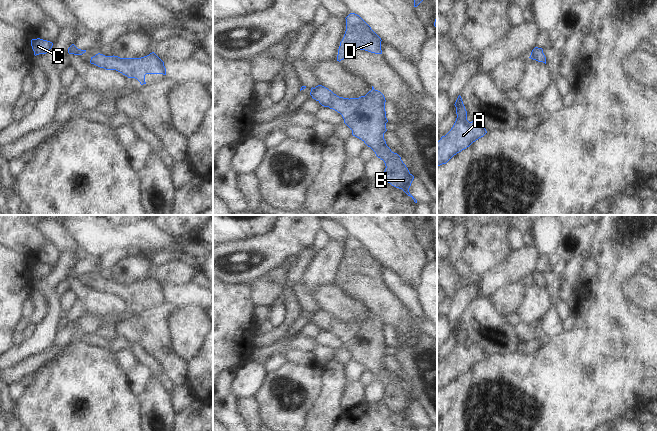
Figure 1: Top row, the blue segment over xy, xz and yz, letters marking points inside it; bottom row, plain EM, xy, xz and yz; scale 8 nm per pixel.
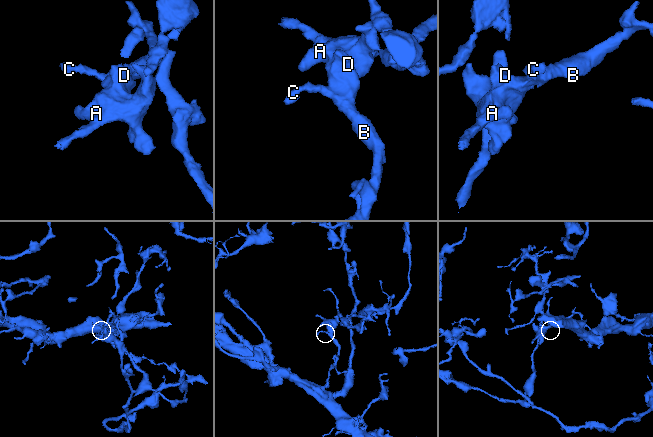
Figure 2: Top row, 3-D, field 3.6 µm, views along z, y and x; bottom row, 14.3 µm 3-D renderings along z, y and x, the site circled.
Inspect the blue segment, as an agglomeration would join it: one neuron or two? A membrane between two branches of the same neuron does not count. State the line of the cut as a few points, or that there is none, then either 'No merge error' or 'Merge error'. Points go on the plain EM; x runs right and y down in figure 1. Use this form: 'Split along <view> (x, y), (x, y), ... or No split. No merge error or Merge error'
No split. No merge error.

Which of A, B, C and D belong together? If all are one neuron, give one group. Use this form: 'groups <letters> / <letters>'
groups A B C D

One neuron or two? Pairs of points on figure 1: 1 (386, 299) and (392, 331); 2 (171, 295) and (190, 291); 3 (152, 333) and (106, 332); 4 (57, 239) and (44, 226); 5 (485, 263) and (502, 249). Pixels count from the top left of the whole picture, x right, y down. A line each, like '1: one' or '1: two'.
1: two
2: one
3: two
4: one
5: one

